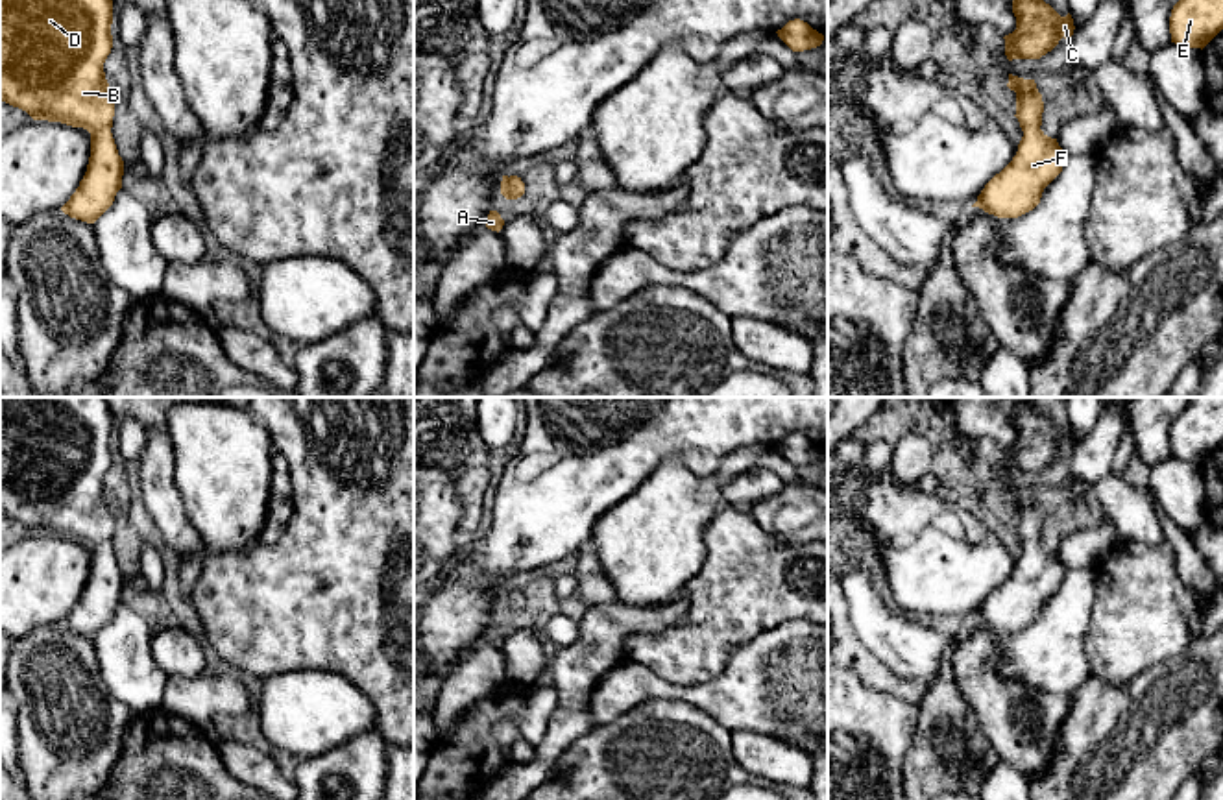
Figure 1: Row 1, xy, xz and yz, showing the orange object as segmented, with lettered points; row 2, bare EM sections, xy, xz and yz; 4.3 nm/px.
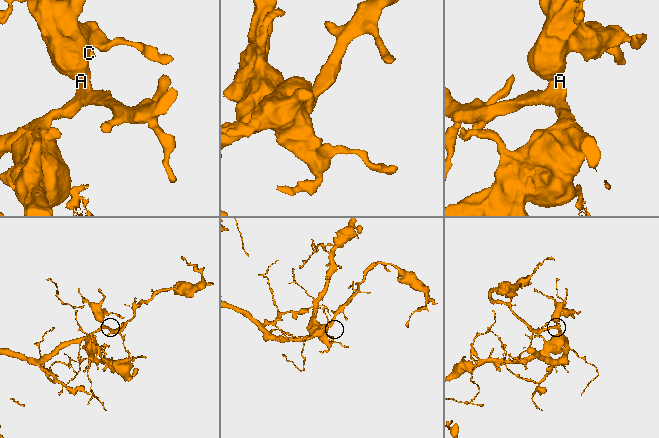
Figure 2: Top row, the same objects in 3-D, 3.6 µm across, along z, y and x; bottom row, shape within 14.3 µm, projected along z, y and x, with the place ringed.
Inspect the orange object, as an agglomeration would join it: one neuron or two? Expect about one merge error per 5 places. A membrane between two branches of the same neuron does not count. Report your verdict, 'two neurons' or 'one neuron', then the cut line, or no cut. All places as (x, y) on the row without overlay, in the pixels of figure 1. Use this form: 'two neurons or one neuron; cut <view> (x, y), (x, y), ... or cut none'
one neuron; cut none

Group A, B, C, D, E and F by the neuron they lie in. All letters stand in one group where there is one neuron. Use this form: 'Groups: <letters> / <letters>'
Groups: A B C D E F

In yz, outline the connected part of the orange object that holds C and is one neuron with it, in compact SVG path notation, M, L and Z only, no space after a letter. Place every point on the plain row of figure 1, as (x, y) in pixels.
M1020 403L1012 414L1016 443L1005 449L1005 469L1012 473L1040 473L1051 466L1059 455L1073 449L1073 432L1060 430L1046 418L1036 403Z

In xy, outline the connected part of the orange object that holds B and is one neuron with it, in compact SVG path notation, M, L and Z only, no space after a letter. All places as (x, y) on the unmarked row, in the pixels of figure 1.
M0 397L0 514L33 534L91 547L87 586L61 621L94 637L122 602L103 477L113 462L113 414L103 397Z

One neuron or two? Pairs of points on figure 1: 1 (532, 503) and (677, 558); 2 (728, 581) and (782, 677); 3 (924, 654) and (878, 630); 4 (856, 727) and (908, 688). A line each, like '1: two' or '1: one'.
1: two
2: two
3: one
4: two

